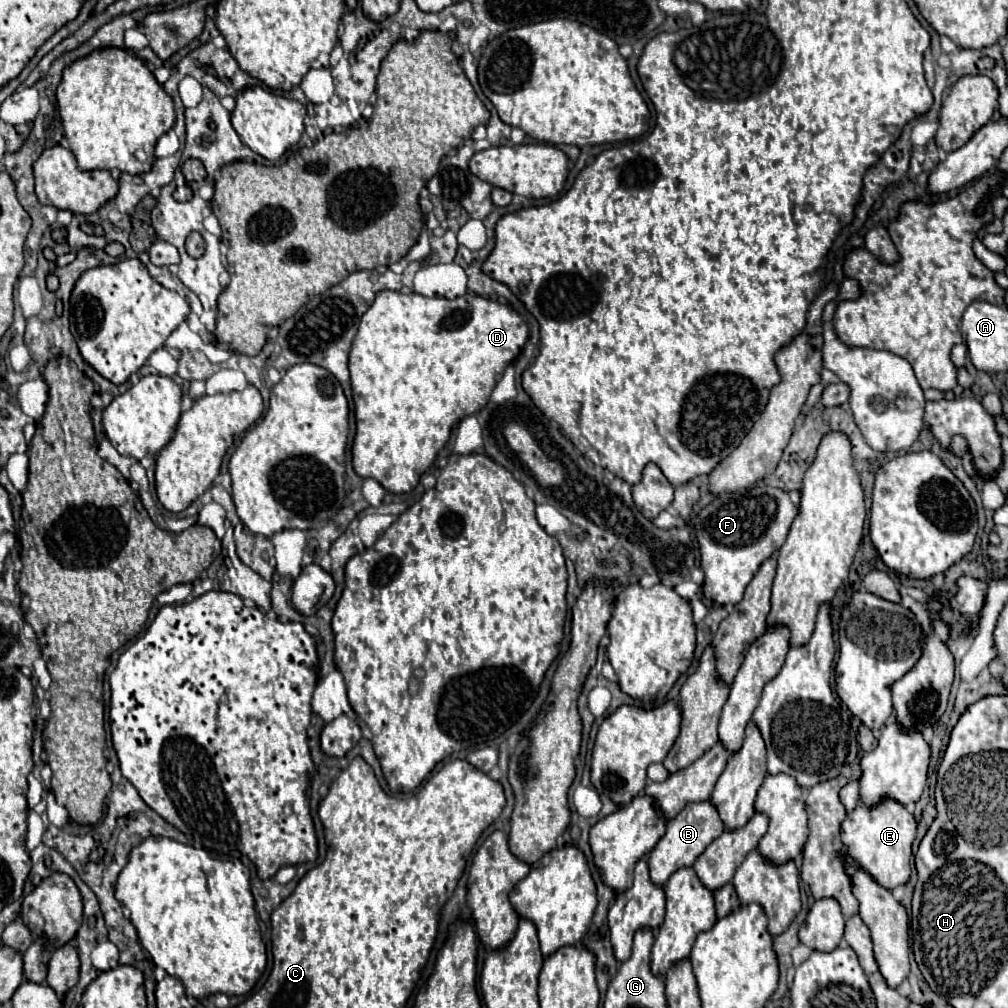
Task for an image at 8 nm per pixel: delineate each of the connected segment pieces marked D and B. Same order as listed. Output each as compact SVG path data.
M380 291L376 295L374 303L370 305L370 309L362 315L358 333L352 341L350 361L348 361L350 381L352 381L354 415L356 415L356 435L354 435L354 443L352 443L352 467L354 467L356 475L360 475L362 479L376 479L392 495L410 493L418 485L420 475L424 471L428 471L428 467L432 465L432 461L436 459L440 449L446 445L452 427L458 421L462 421L462 417L476 413L478 409L482 409L488 403L494 385L500 381L504 369L522 351L526 339L528 339L528 323L516 311L512 311L512 307L500 305L498 301L492 301L492 299L474 295L474 293L466 293L466 295L460 295L456 299L444 299L444 297L422 297L418 293L404 295L404 293L398 293L398 291Z
M708 799L708 801L700 801L700 803L688 803L674 819L670 819L666 823L666 833L662 837L662 841L658 841L658 845L652 849L650 857L648 857L648 867L650 867L650 877L656 885L664 885L670 875L684 865L692 865L696 861L696 857L724 831L724 823L718 815L716 805Z

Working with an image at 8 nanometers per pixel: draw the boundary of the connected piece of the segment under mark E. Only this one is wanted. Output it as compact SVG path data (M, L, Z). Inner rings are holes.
M884 797L880 803L872 807L858 803L856 809L846 813L842 821L842 841L848 849L848 855L852 855L856 859L856 865L864 867L886 889L894 889L896 885L908 883L914 837L914 815L902 803L890 797Z

